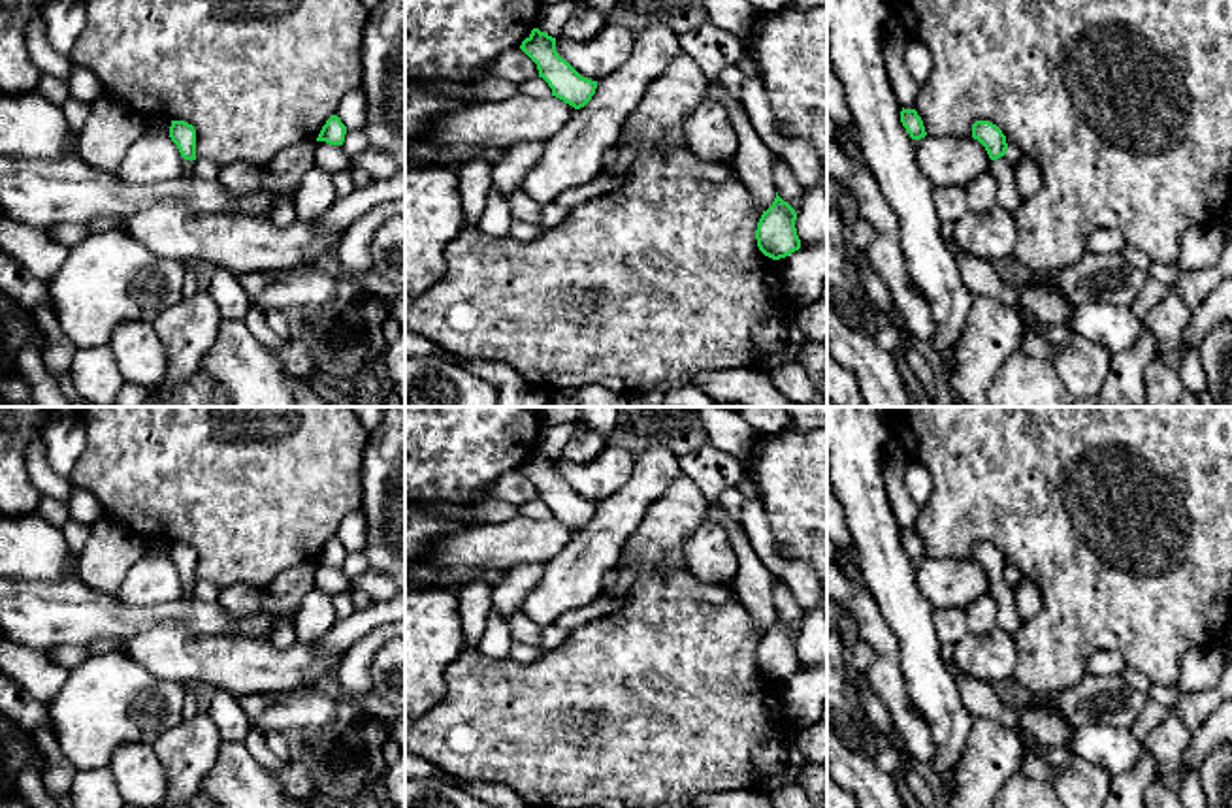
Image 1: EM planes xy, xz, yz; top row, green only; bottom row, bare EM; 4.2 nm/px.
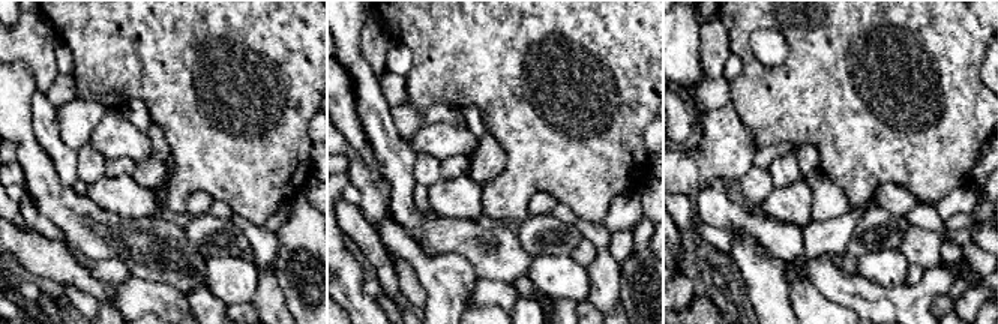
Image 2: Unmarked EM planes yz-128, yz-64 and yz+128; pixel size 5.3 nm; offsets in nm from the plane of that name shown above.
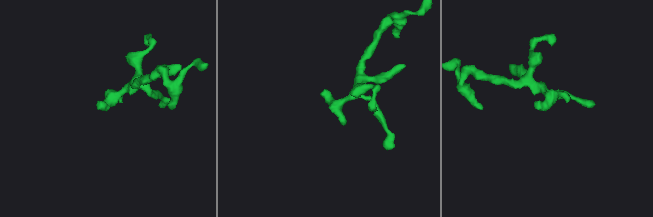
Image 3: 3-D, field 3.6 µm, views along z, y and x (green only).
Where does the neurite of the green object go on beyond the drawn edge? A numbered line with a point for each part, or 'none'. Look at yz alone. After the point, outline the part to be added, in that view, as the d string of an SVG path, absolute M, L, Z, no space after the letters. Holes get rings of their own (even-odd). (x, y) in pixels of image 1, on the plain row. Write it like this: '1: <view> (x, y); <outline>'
1: yz (1008, 620); M1008 578L991 582L991 595L998 605L997 627L1013 635L1021 629L1023 620L1017 614L1013 586L1008 584Z

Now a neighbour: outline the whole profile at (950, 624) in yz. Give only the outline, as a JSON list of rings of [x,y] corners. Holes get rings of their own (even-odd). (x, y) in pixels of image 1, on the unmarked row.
[[[949,606],[934,610],[934,631],[940,644],[955,646],[961,642],[970,633],[965,608]]]

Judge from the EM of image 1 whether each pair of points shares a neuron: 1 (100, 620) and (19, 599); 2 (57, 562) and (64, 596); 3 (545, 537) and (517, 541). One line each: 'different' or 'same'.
1: same
2: different
3: same

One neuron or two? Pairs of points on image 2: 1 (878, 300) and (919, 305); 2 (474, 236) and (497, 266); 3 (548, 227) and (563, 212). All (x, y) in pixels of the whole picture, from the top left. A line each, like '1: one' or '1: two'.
1: one
2: one
3: two

